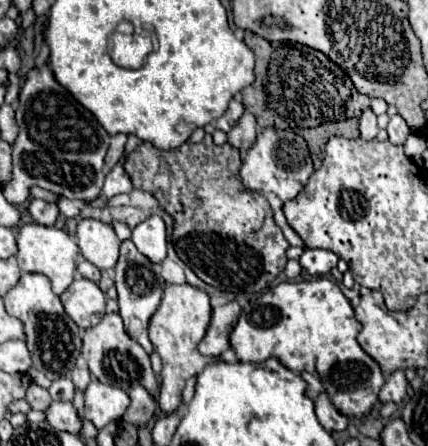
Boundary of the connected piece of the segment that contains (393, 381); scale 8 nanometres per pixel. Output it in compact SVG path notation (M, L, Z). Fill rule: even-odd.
M403 370L393 372L393 374L385 380L385 384L383 384L381 392L379 392L379 402L381 402L381 404L387 404L387 402L401 404L403 398L407 396L407 384L409 384L409 382L407 382Z

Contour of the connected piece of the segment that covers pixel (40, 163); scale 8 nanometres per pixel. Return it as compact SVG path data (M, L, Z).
M47 64L33 68L27 74L27 82L19 94L17 122L19 122L21 132L19 132L17 142L13 144L13 180L9 182L9 184L15 184L17 204L27 202L29 186L41 186L49 192L63 194L67 198L77 198L77 200L97 198L105 176L121 160L125 144L127 144L127 134L113 136L113 160L107 158L109 146L111 146L111 136L103 130L103 126L95 120L95 116L89 110L85 110L77 100L73 100L73 96L55 80L55 76Z

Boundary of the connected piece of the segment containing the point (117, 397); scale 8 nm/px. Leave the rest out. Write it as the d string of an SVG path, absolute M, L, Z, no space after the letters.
M91 380L85 390L85 420L93 422L97 428L105 428L109 422L121 420L129 406L129 396L109 384Z

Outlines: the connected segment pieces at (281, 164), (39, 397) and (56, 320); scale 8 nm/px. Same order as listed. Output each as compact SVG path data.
M263 128L257 134L255 144L245 154L239 170L245 188L255 192L273 192L283 202L293 200L303 190L311 172L313 162L307 150L307 142L293 130L279 130L279 128Z
M31 384L27 388L27 400L29 400L29 404L31 404L33 410L45 410L53 402L51 396L49 396L49 392L43 390L43 388L39 388L37 384Z
M21 274L21 280L15 288L7 292L5 310L19 318L25 326L25 342L31 352L33 368L43 372L49 380L59 380L69 376L75 368L77 356L81 354L81 336L79 326L65 312L59 296L51 290L49 278L41 274Z

